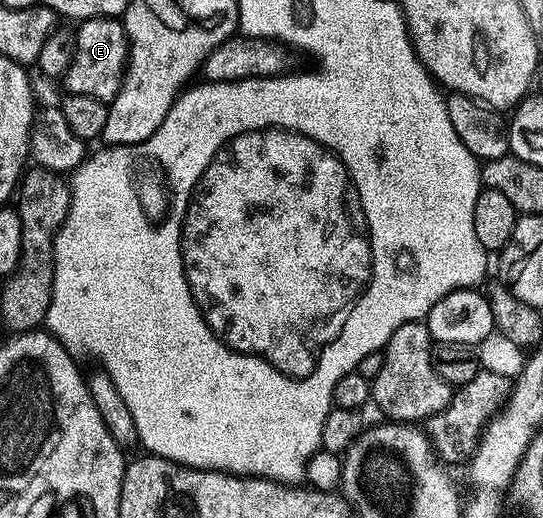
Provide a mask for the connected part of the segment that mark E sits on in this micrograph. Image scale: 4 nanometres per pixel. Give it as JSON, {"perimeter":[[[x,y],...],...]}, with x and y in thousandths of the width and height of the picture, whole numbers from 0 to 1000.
{"perimeter":[[[217,33],[157,35],[144,44],[144,50],[145,58],[136,60],[134,124],[127,124],[127,139],[120,147],[122,180],[171,185],[203,201],[219,183],[227,149],[234,139],[238,91],[230,54]]]}

